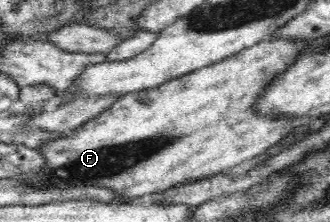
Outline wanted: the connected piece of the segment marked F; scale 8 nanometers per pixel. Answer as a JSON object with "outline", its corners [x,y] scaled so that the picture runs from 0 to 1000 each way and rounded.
{"outline":[[[797,180],[770,198],[764,212],[739,216],[736,230],[715,234],[703,257],[679,261],[664,284],[633,293],[576,324],[573,333],[545,342],[536,356],[509,360],[488,378],[488,392],[452,396],[415,414],[397,414],[376,423],[352,450],[352,464],[339,468],[339,482],[321,486],[303,518],[273,532],[255,563],[239,577],[224,577],[212,590],[191,590],[170,626],[148,626],[127,649],[127,662],[109,671],[133,703],[133,743],[121,757],[121,770],[109,779],[70,784],[64,779],[55,802],[97,838],[100,847],[182,847],[185,856],[203,856],[215,838],[297,838],[300,847],[333,847],[345,856],[345,869],[358,892],[379,892],[391,901],[397,892],[415,892],[415,883],[433,883],[436,874],[470,874],[494,865],[494,856],[512,856],[512,847],[530,847],[530,838],[548,838],[561,820],[582,820],[585,811],[603,811],[603,802],[633,802],[633,793],[652,793],[742,721],[761,721],[770,703],[785,703],[803,689],[803,680],[833,649],[845,649],[848,631],[870,613],[903,559],[921,550],[918,532],[894,523],[803,523],[776,505],[776,450],[782,432],[800,410],[800,396],[821,378],[821,360],[839,351],[839,329],[858,324],[879,288],[903,257],[903,243],[939,194],[939,180]]]}

